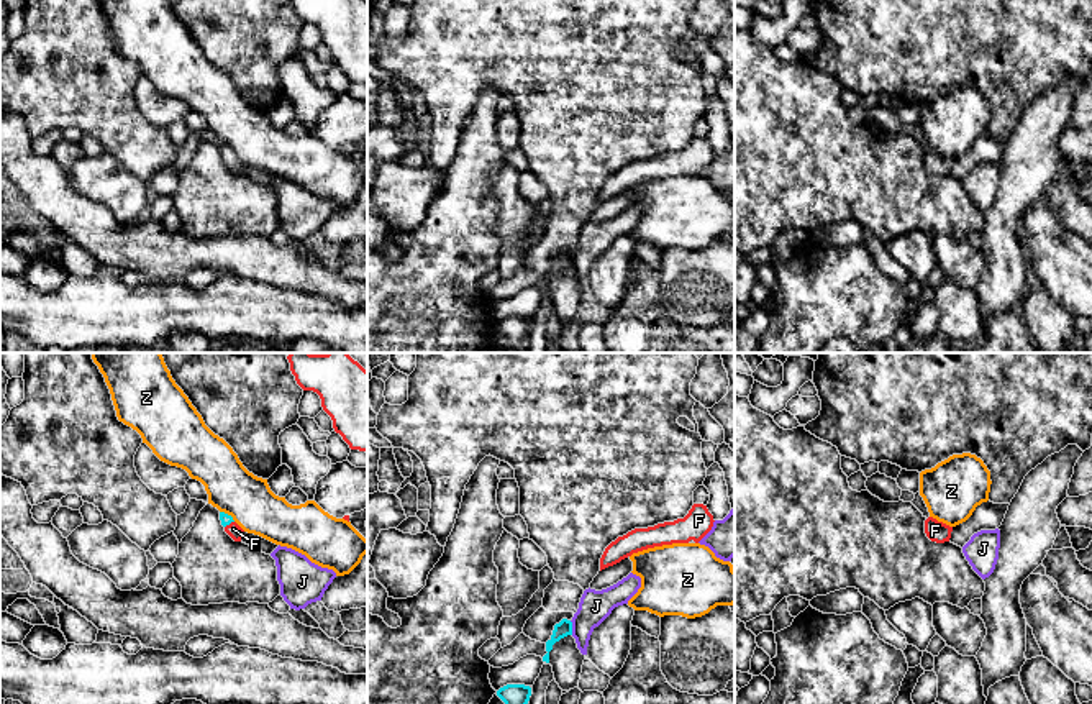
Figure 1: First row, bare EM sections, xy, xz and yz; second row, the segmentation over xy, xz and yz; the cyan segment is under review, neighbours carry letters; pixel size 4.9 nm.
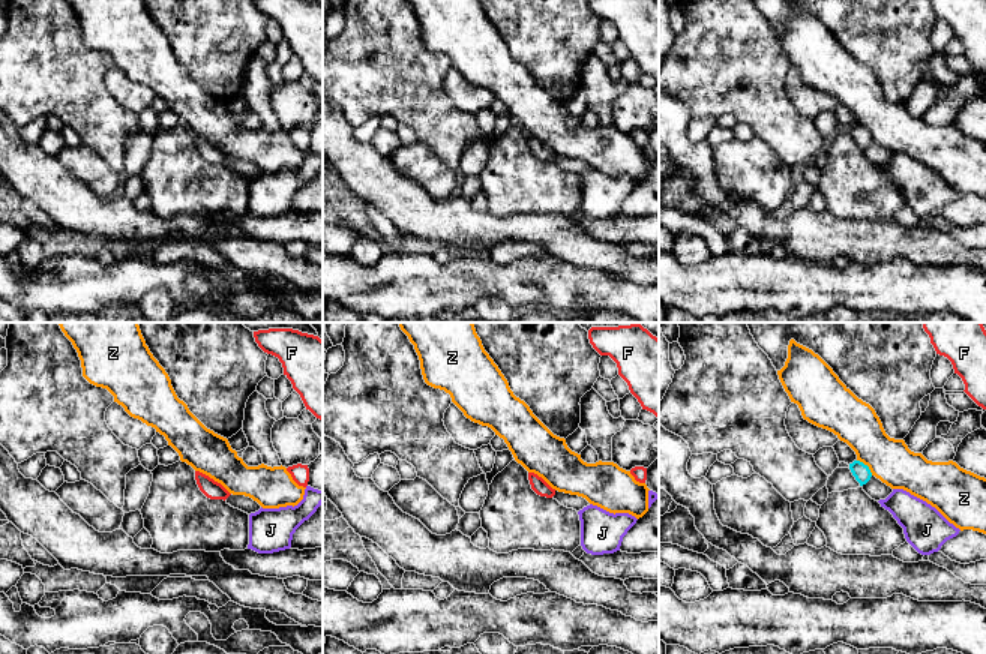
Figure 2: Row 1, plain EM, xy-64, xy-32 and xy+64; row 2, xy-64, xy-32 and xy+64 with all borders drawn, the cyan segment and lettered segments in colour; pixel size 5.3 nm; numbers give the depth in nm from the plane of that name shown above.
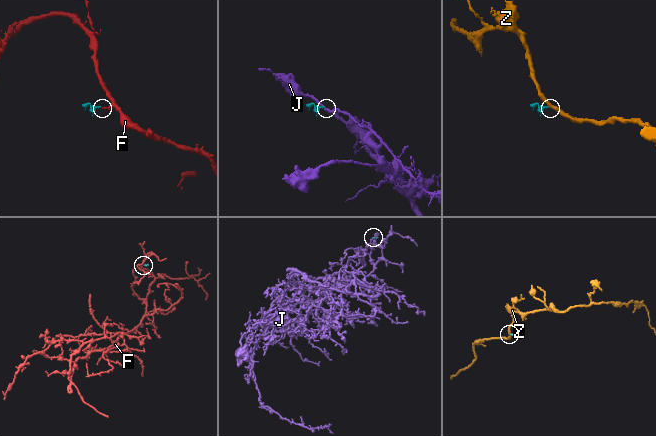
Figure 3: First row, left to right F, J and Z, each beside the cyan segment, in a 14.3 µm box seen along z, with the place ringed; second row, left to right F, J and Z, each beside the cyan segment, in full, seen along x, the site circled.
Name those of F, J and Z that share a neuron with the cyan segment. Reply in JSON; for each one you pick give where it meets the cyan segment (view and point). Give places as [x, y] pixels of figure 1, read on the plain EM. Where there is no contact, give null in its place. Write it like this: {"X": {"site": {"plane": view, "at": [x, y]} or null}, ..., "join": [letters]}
{"F": {"site": {"plane": "xy", "at": [228, 156]}}, "join": ["F"]}

